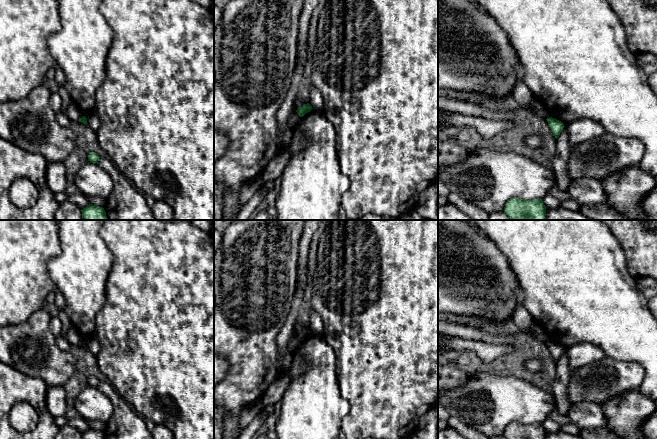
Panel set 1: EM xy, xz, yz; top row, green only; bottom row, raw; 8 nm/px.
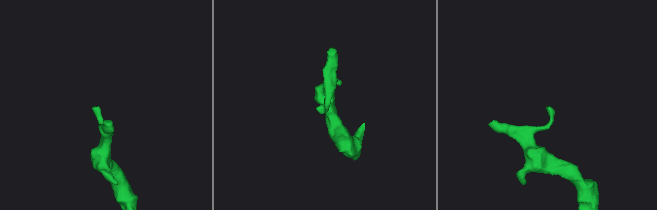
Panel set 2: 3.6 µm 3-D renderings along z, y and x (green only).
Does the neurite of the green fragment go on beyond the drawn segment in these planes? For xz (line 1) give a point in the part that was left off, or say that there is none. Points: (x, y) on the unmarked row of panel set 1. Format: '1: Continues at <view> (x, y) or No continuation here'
1: No continuation here

